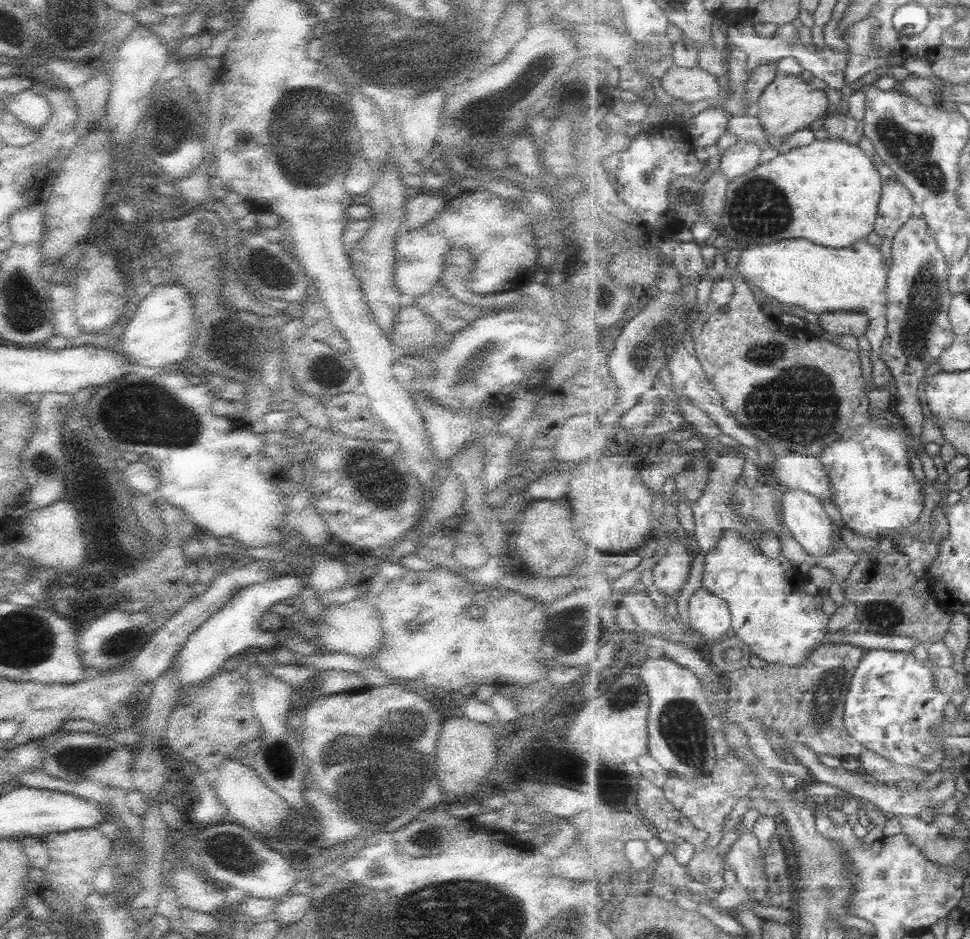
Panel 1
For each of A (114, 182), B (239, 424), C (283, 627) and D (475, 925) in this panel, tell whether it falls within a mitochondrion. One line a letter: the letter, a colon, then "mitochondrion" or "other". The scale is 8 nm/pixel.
A: other
B: other
C: other
D: mitochondrion

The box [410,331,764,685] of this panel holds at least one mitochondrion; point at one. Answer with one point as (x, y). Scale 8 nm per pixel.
(481, 353)

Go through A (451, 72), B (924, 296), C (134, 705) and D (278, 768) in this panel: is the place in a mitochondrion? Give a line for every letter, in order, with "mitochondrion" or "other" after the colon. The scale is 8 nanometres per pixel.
A: mitochondrion
B: mitochondrion
C: other
D: mitochondrion

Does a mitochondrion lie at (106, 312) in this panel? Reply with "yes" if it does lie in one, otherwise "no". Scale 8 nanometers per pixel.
no

